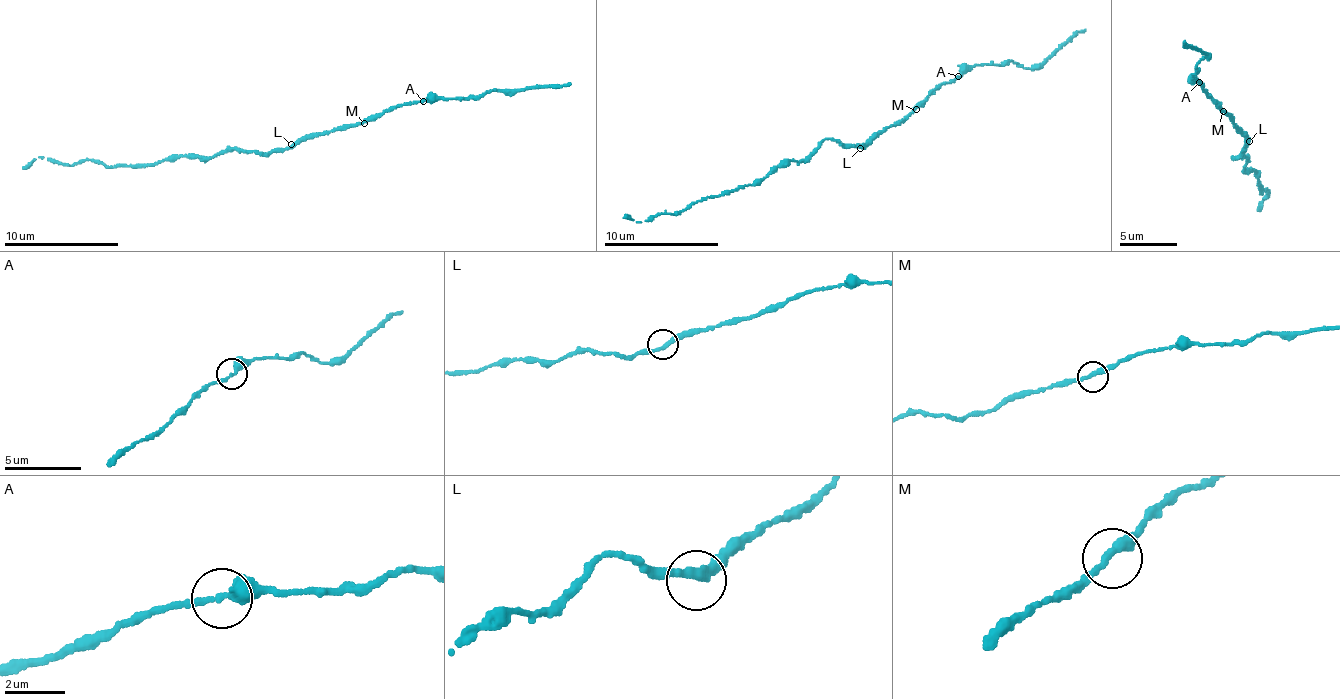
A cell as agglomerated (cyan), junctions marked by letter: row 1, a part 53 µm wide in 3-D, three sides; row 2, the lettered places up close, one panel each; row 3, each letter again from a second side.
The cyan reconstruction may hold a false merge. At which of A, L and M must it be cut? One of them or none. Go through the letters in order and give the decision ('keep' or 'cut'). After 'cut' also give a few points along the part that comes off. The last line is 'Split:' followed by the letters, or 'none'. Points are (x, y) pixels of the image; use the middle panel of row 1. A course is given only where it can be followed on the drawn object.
A: keep
L: keep
M: keep
Split: none

